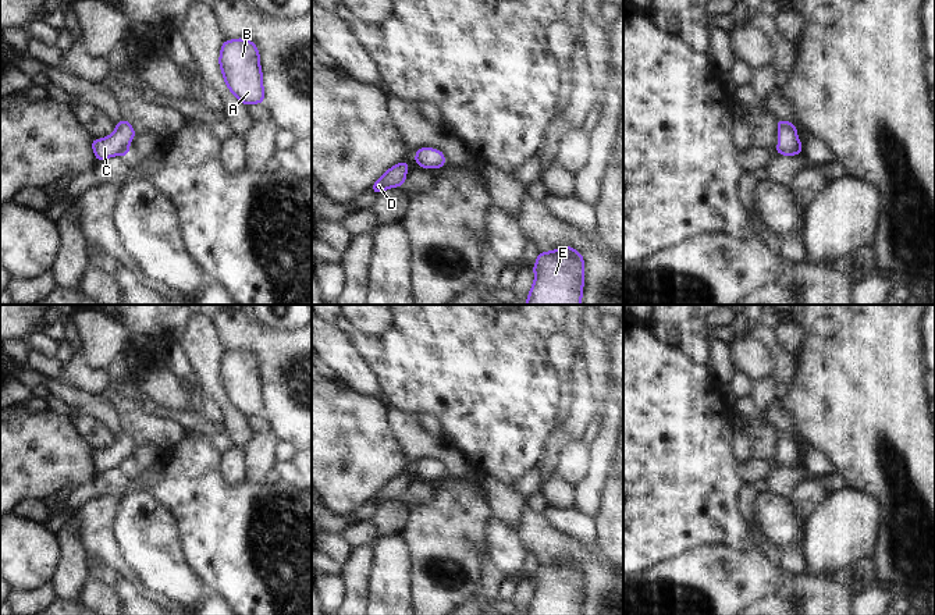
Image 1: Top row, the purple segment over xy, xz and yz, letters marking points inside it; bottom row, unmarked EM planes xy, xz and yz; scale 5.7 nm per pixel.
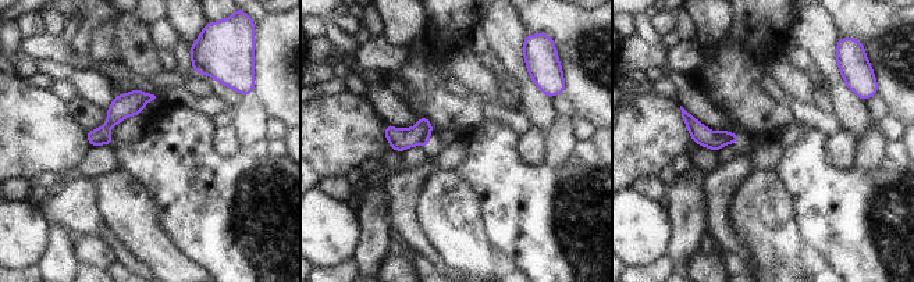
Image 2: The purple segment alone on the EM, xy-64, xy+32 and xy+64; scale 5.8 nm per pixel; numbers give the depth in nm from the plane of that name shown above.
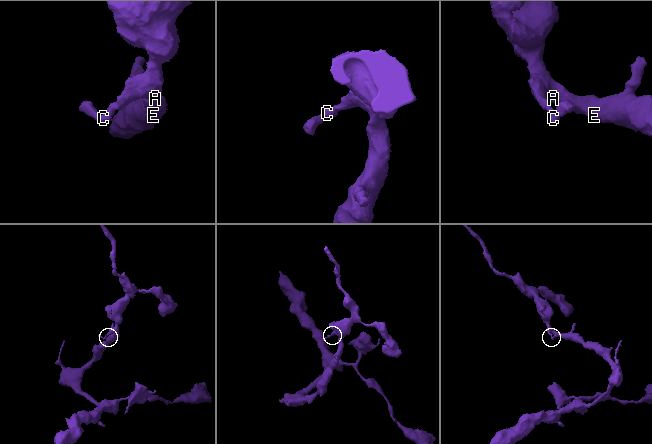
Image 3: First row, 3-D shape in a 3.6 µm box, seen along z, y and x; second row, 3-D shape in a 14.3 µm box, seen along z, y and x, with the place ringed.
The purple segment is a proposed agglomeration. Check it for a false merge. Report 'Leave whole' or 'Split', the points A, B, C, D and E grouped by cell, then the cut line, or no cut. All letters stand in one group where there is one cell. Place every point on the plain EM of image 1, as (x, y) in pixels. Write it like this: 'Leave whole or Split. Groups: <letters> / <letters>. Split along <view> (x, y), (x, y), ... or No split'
Leave whole. Groups: A B C D E. No split.

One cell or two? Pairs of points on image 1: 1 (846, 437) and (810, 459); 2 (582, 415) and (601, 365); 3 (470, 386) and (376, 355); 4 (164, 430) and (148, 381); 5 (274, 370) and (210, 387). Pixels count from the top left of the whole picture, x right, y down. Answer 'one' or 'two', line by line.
1: two
2: two
3: one
4: two
5: two

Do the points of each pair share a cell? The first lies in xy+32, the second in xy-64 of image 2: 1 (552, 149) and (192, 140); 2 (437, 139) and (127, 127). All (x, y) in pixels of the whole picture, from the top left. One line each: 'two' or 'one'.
1: two
2: one

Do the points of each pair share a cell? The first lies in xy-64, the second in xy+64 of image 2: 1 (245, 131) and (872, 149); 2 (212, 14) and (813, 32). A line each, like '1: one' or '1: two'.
1: one
2: two

